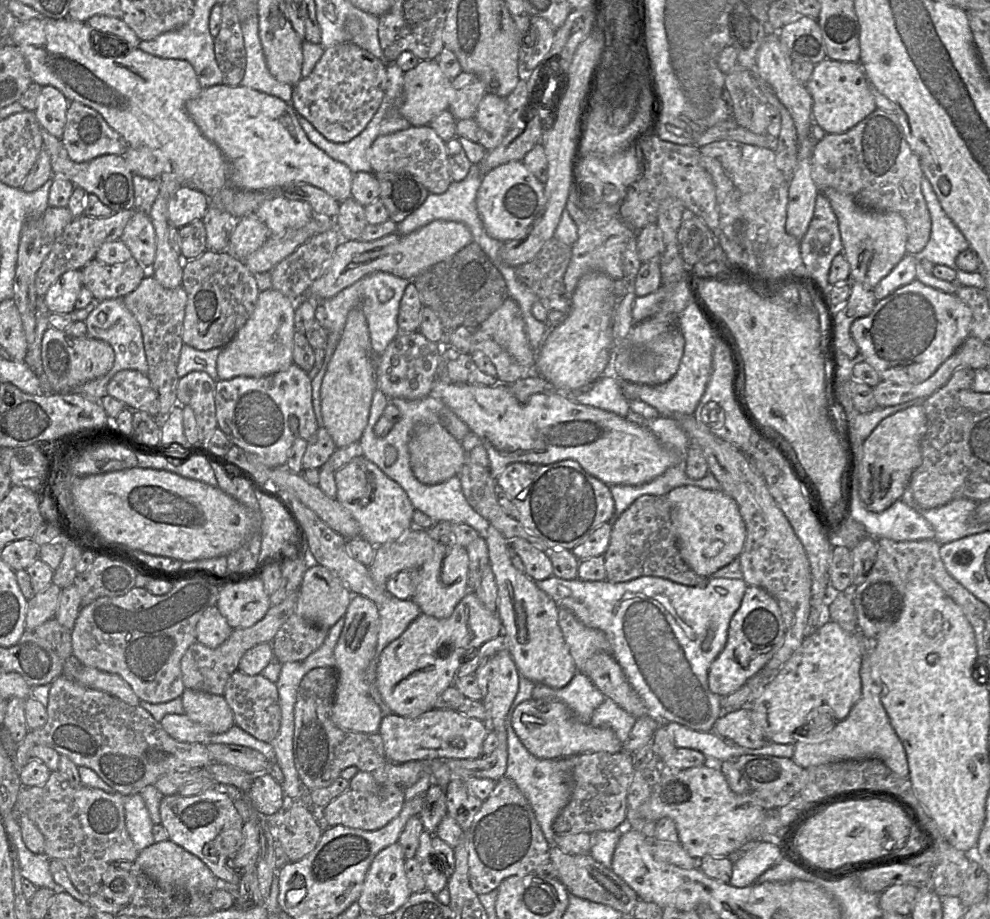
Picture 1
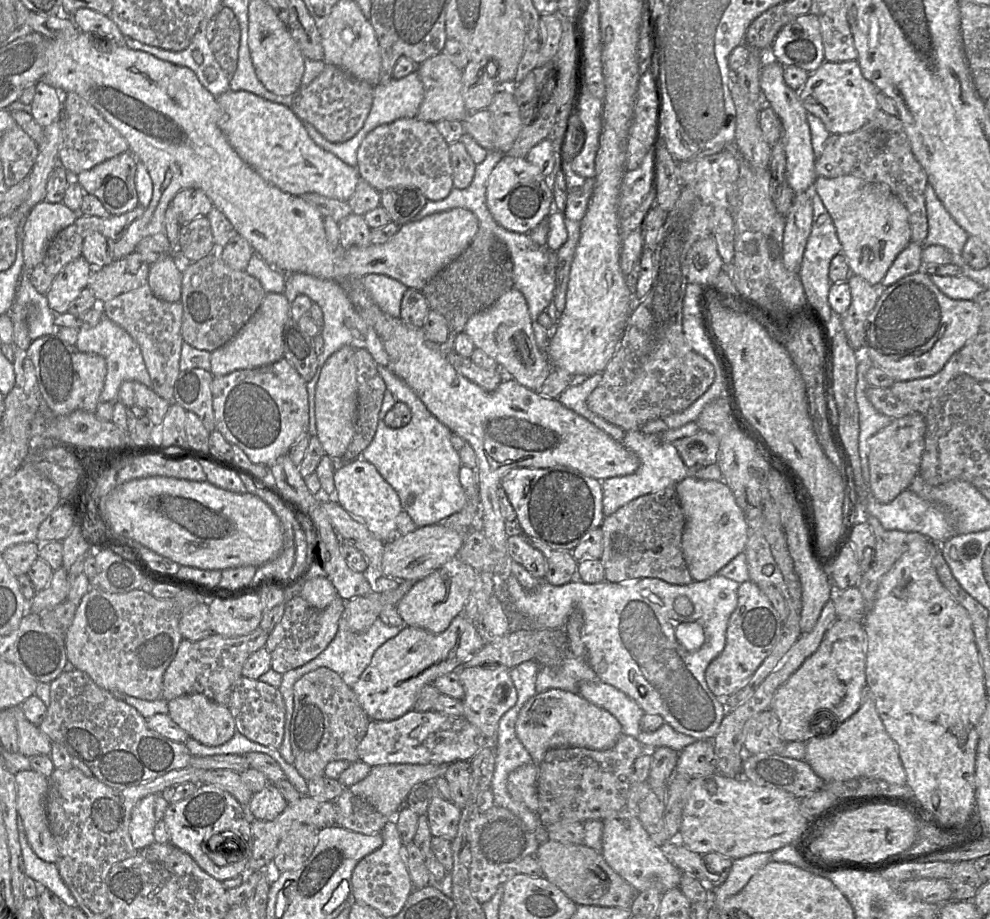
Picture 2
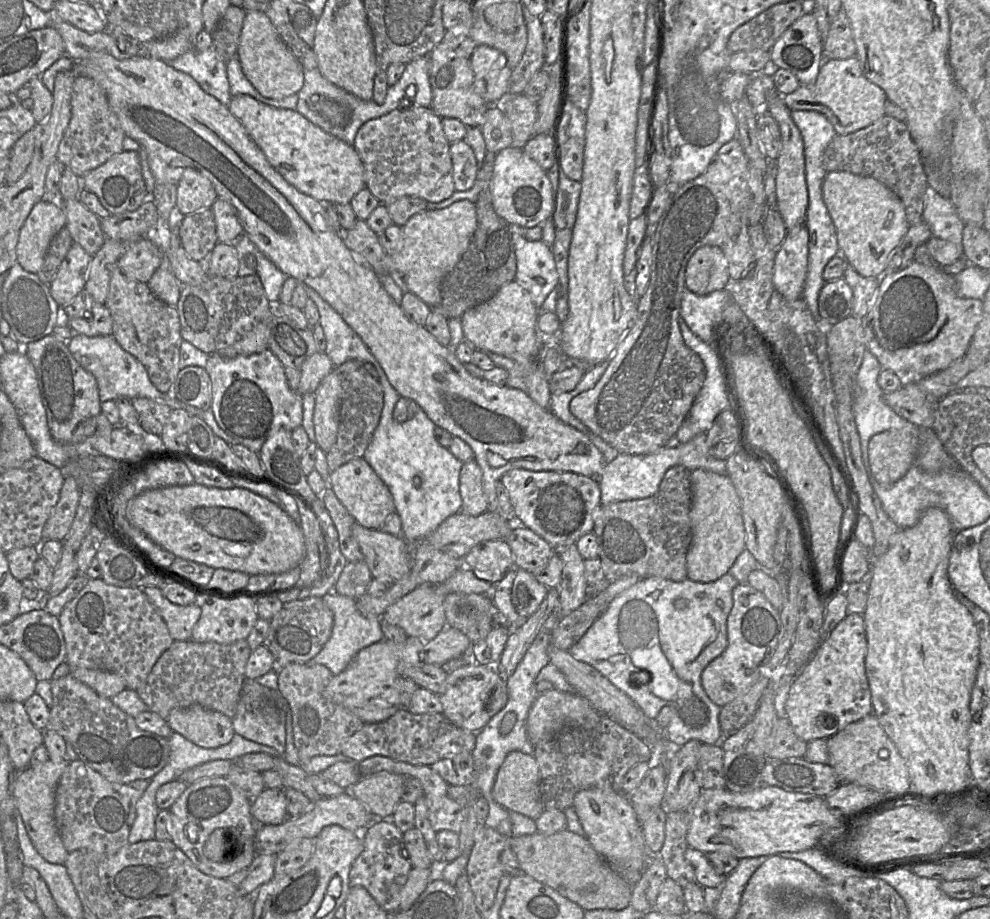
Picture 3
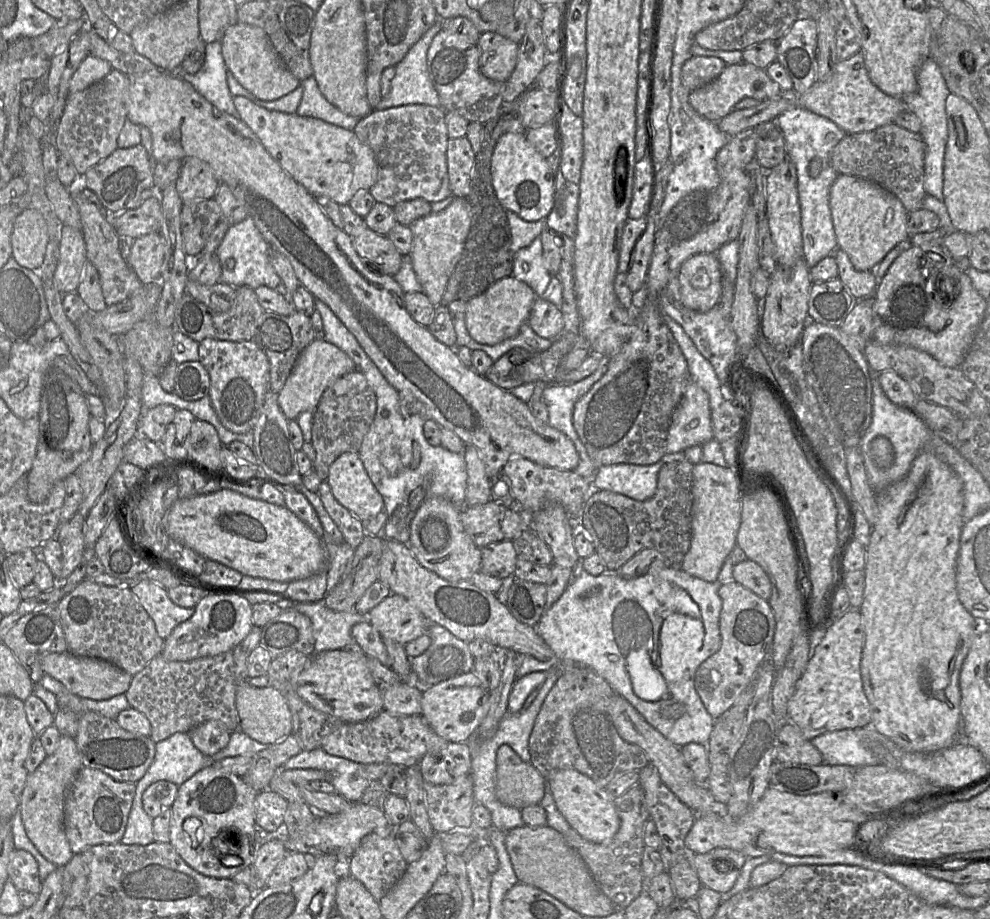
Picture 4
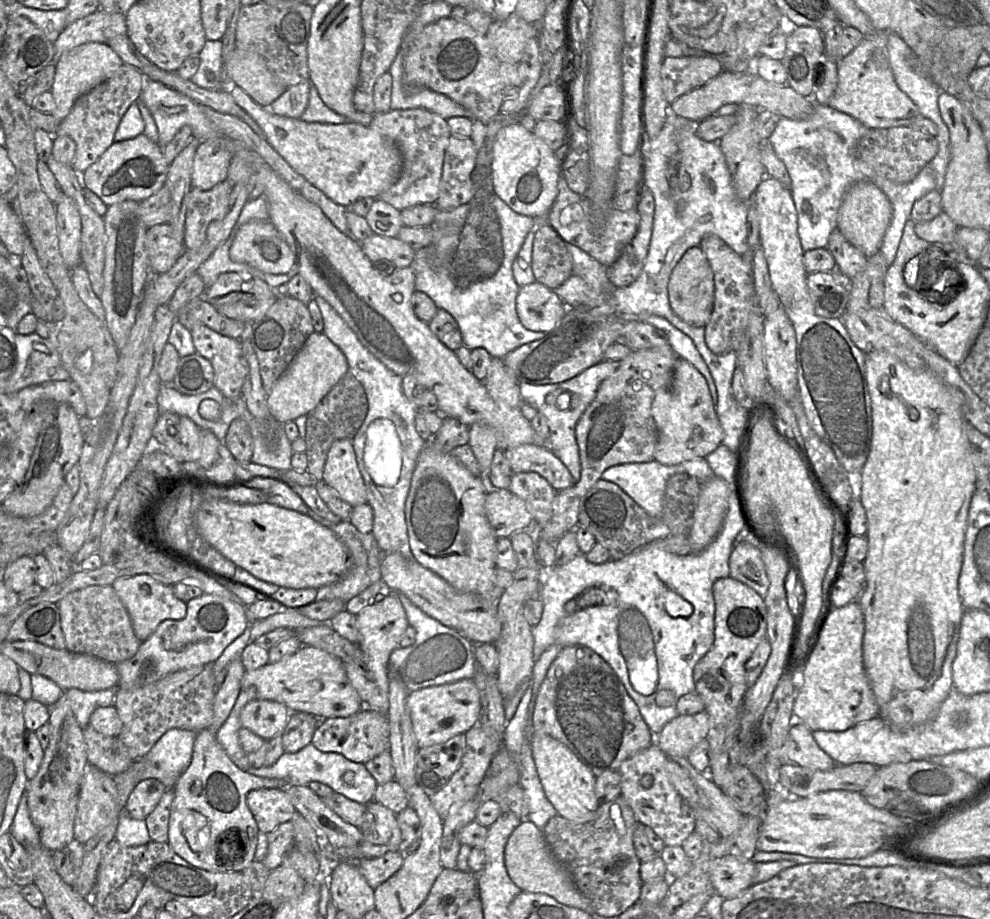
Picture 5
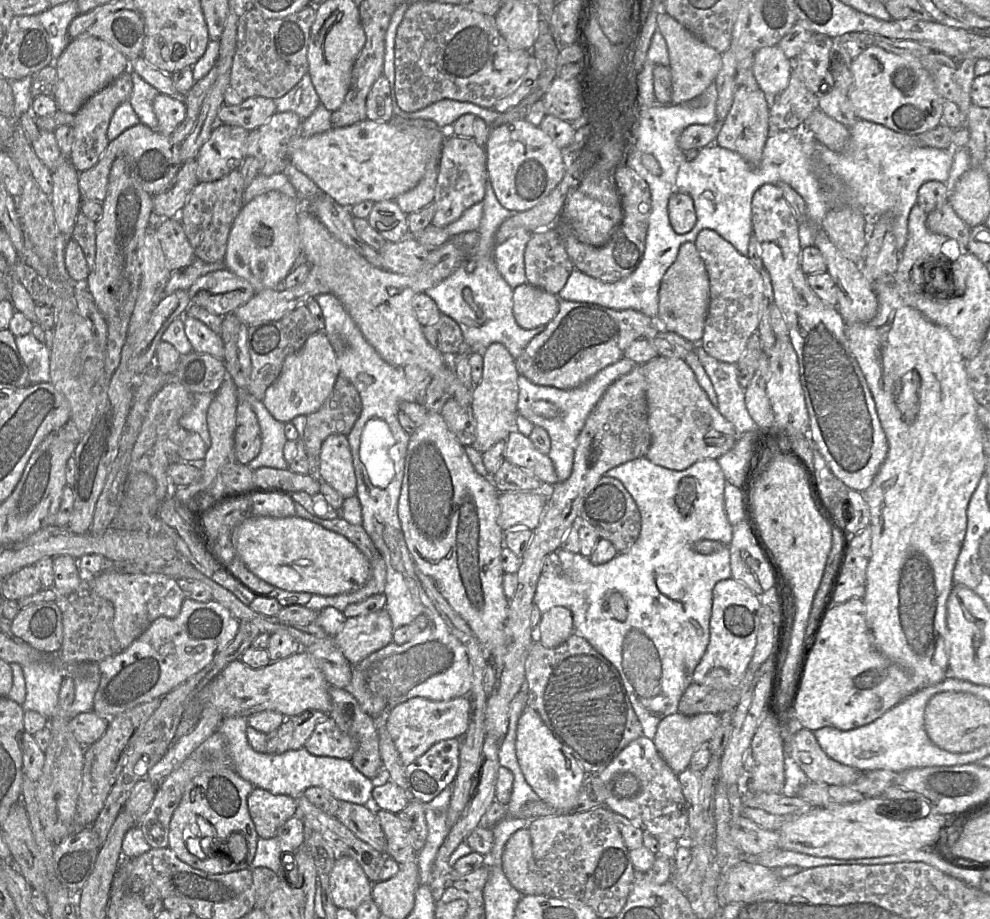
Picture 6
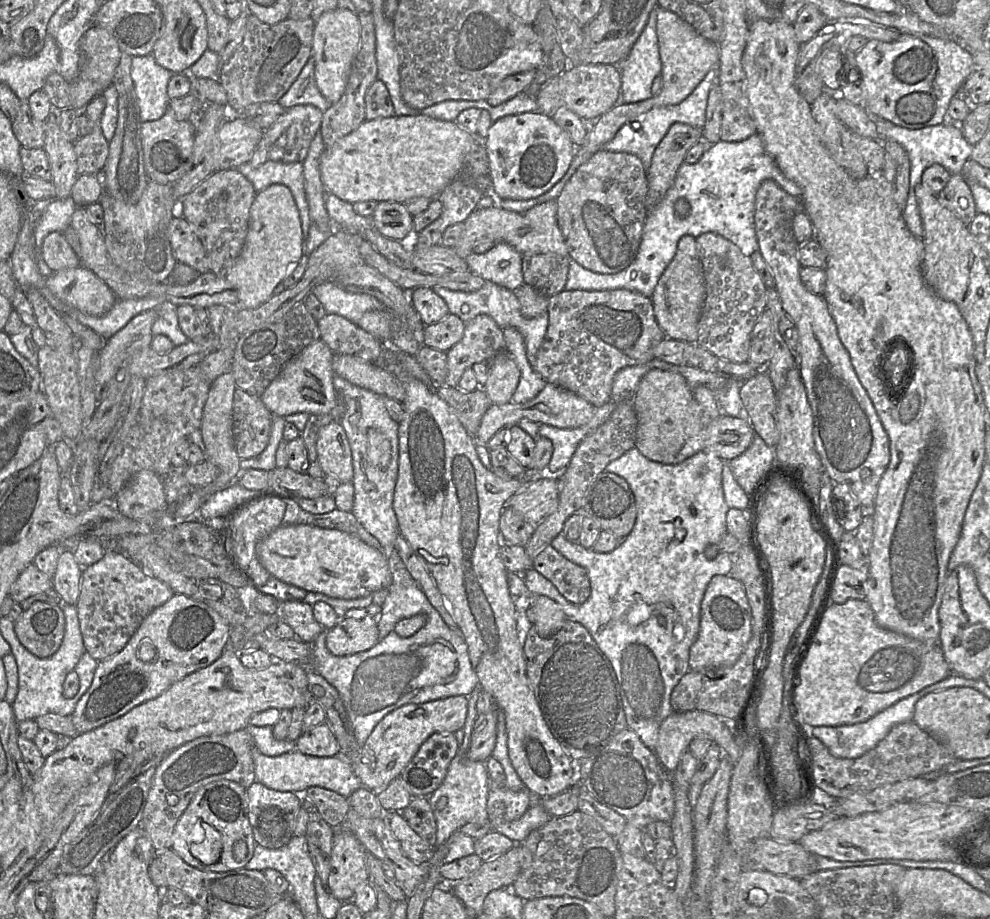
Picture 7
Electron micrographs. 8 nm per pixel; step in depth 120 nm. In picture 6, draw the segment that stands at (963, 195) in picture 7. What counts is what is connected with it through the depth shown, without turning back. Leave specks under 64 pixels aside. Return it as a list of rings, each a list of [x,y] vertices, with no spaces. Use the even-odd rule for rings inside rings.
[[[948,201],[927,214],[926,226],[933,233],[954,239],[961,252],[968,250],[967,246],[971,227],[956,214]]]

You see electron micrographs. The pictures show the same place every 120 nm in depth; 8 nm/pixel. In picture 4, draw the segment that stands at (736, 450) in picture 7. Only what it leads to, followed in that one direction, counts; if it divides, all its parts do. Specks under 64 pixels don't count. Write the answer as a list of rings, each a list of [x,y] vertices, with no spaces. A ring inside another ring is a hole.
[[[690,380],[686,385],[683,398],[671,418],[666,453],[684,452],[687,448],[703,445],[712,439],[714,437],[709,396],[704,389]]]

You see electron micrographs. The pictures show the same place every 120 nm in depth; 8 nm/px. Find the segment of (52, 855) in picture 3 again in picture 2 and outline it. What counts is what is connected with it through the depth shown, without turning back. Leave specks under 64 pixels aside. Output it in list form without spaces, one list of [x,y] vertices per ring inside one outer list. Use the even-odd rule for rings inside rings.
[[[32,770],[16,773],[16,809],[32,851],[44,862],[56,864],[61,856],[47,818],[48,779]]]

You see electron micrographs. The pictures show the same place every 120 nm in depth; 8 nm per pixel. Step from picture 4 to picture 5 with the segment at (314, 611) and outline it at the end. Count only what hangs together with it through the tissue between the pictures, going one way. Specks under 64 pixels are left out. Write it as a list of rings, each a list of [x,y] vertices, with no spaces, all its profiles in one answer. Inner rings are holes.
[[[284,608],[277,614],[265,619],[252,621],[250,624],[251,642],[255,642],[260,636],[277,628],[302,630],[304,628],[322,625],[328,622],[320,622],[310,619],[299,612],[297,608]]]

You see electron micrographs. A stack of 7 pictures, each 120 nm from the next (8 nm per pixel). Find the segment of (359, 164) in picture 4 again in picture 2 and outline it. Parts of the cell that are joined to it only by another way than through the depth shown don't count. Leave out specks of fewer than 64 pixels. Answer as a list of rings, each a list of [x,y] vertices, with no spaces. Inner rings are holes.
[[[232,91],[216,97],[220,108],[219,127],[229,144],[243,161],[252,167],[265,181],[291,195],[316,193],[339,201],[348,201],[360,178],[356,167],[318,146],[309,136],[303,122],[290,107],[268,101],[248,91]]]

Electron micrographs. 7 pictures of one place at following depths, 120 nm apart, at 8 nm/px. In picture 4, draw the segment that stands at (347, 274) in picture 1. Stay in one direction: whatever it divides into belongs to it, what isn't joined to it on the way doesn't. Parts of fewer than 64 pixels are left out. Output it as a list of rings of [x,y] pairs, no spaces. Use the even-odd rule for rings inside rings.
[[[454,198],[452,203],[440,212],[418,218],[410,225],[413,240],[409,255],[422,292],[436,307],[442,304],[447,282],[461,258],[471,224],[471,209],[467,198]]]

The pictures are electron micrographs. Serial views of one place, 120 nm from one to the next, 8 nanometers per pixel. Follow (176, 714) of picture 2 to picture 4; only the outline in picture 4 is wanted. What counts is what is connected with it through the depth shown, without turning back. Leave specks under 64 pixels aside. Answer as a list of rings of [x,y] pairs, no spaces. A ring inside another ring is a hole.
[[[219,720],[206,721],[187,732],[203,754],[213,756],[230,742],[231,731]]]

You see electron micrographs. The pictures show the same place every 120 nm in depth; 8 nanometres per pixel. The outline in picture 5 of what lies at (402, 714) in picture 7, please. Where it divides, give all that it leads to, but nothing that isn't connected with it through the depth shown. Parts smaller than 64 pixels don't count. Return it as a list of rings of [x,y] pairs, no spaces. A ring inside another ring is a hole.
[[[473,678],[411,692],[407,705],[419,749],[445,743],[460,734],[465,735],[479,722],[481,711],[480,693]]]

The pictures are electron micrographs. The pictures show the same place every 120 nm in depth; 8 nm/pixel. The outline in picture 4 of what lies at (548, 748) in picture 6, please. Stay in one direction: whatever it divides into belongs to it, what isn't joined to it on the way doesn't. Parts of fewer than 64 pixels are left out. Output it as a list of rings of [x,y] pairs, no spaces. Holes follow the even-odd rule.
[[[574,769],[557,770],[547,778],[547,787],[552,793],[559,812],[570,827],[584,839],[593,843],[607,843],[619,830],[620,818],[615,800],[605,788],[589,776]]]

